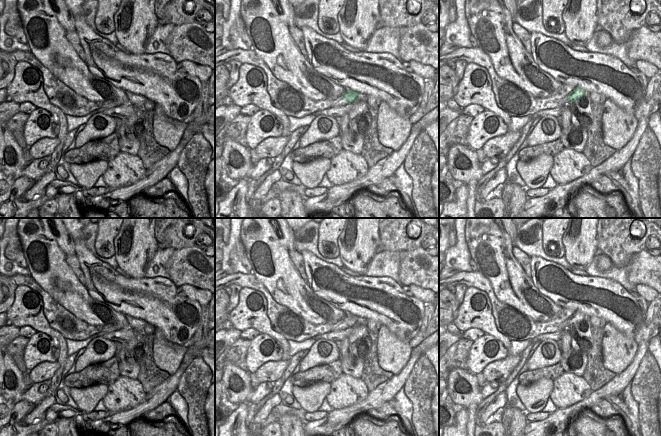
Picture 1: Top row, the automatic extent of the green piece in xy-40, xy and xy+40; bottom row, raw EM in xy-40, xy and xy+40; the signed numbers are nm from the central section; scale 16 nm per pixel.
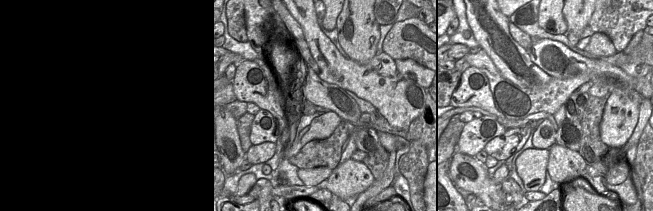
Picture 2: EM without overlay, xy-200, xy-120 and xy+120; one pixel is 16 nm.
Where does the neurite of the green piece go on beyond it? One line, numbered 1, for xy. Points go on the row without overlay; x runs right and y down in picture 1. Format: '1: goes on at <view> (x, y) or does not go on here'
1: does not go on here

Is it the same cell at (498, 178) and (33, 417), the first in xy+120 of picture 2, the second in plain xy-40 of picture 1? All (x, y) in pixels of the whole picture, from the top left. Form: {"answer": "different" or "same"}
{"answer": "same"}

